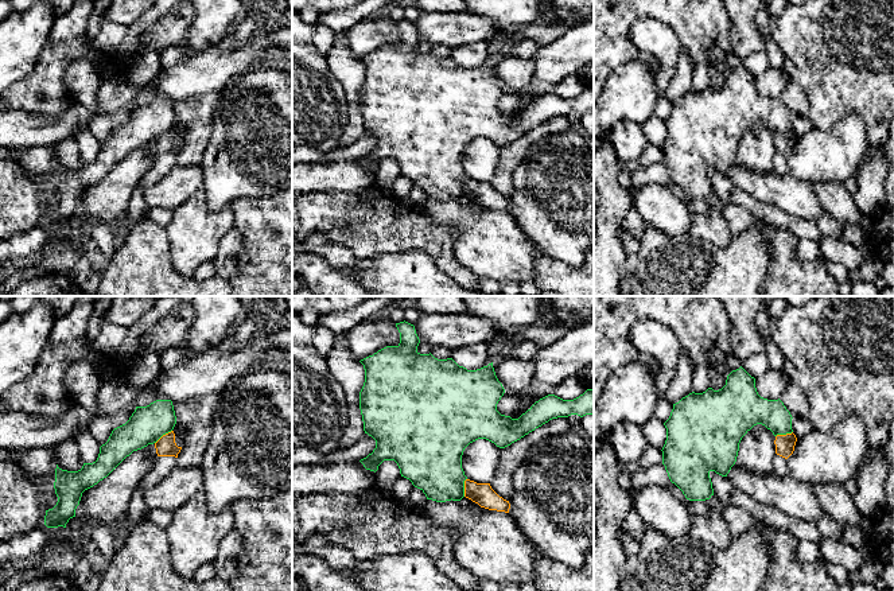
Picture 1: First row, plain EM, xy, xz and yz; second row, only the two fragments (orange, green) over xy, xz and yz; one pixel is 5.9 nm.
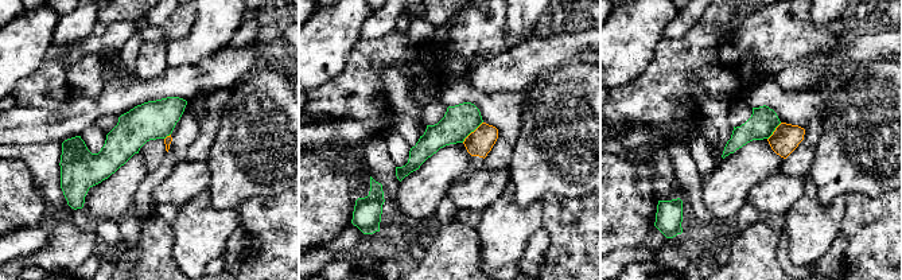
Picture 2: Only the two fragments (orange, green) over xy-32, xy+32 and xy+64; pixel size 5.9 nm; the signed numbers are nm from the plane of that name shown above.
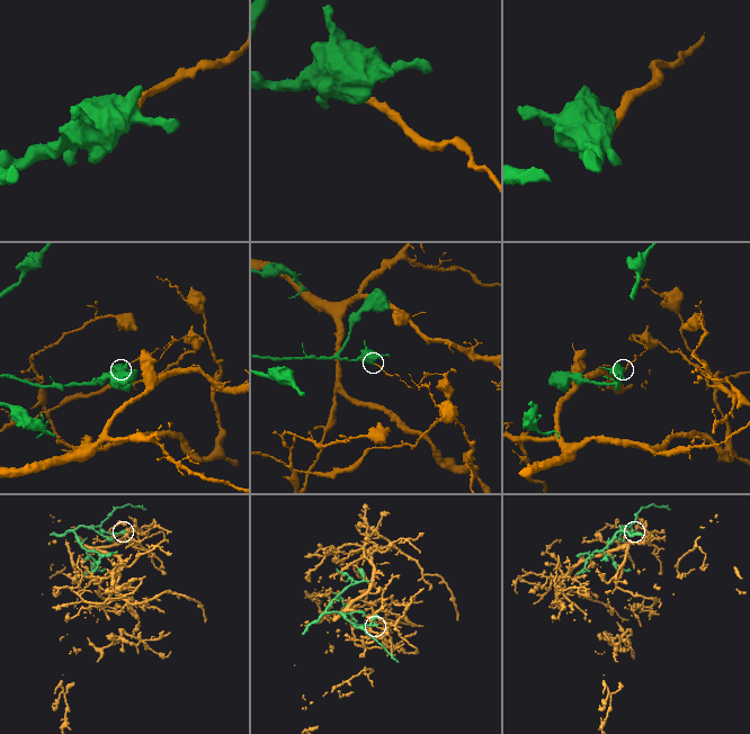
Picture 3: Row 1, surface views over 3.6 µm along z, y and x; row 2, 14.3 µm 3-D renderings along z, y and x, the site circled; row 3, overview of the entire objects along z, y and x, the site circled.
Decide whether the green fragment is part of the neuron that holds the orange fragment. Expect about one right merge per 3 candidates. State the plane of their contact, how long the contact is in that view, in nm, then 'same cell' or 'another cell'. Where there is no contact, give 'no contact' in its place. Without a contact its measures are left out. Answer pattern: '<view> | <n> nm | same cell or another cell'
xz | 110 nm | another cell

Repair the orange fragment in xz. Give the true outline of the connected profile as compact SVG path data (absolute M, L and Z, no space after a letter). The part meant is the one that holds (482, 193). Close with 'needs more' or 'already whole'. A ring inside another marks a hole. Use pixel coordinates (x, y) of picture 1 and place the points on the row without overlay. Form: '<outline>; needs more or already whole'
M465 179L465 195L478 202L481 206L497 210L509 211L509 199L500 195L490 184L490 182L477 182L474 179Z; already whole

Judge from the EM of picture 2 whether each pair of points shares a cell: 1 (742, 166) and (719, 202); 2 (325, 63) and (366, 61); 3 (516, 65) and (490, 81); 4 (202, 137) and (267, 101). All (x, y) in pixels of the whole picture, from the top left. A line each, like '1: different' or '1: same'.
1: same
2: different
3: same
4: different

